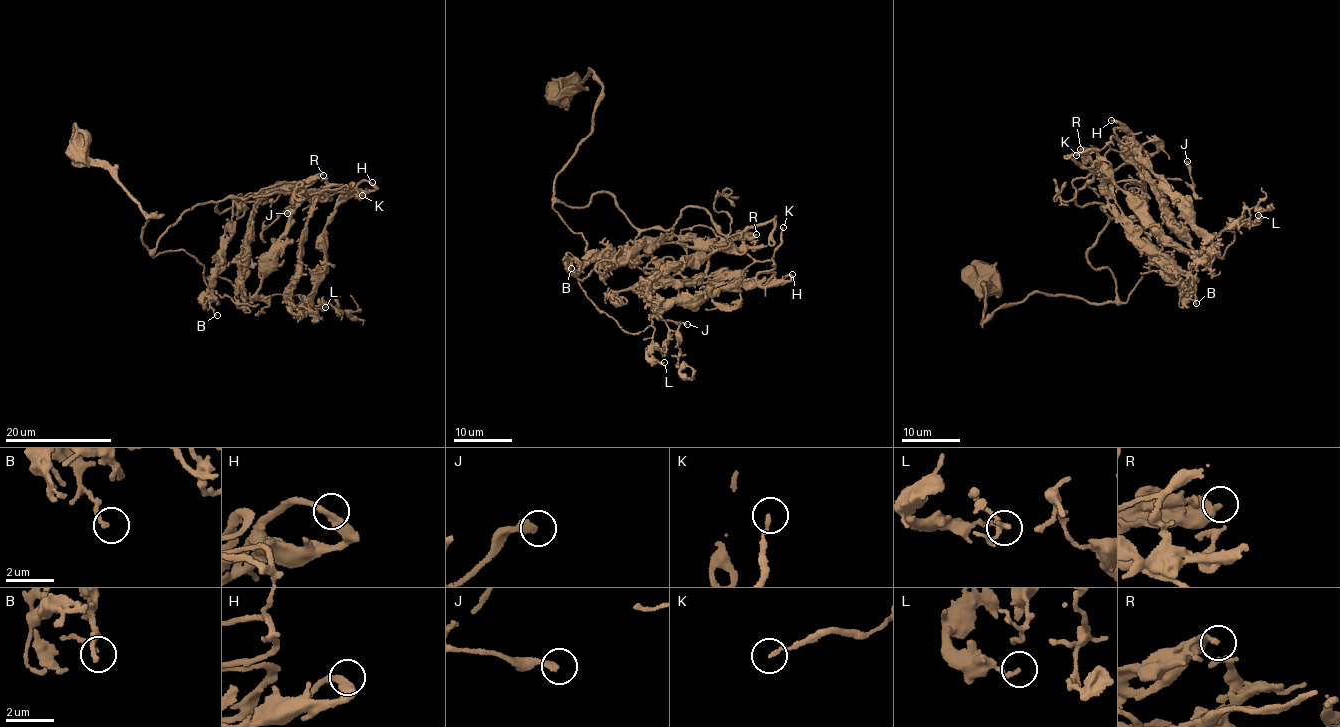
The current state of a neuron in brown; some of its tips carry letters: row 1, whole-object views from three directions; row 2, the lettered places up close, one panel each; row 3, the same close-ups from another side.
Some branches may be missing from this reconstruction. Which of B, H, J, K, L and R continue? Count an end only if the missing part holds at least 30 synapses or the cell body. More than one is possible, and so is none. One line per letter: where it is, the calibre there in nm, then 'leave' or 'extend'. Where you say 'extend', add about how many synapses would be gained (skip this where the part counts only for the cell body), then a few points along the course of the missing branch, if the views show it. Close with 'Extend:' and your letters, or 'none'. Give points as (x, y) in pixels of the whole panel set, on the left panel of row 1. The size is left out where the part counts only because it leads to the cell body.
B: (217, 315) | 130 nm | leave
H: (372, 182) | 240 nm | leave
J: (287, 213) | 260 nm | leave
K: (362, 195) | 130 nm | leave
L: (325, 307) | 150 nm | leave
R: (323, 175) | 320 nm | leave
Extend: none

